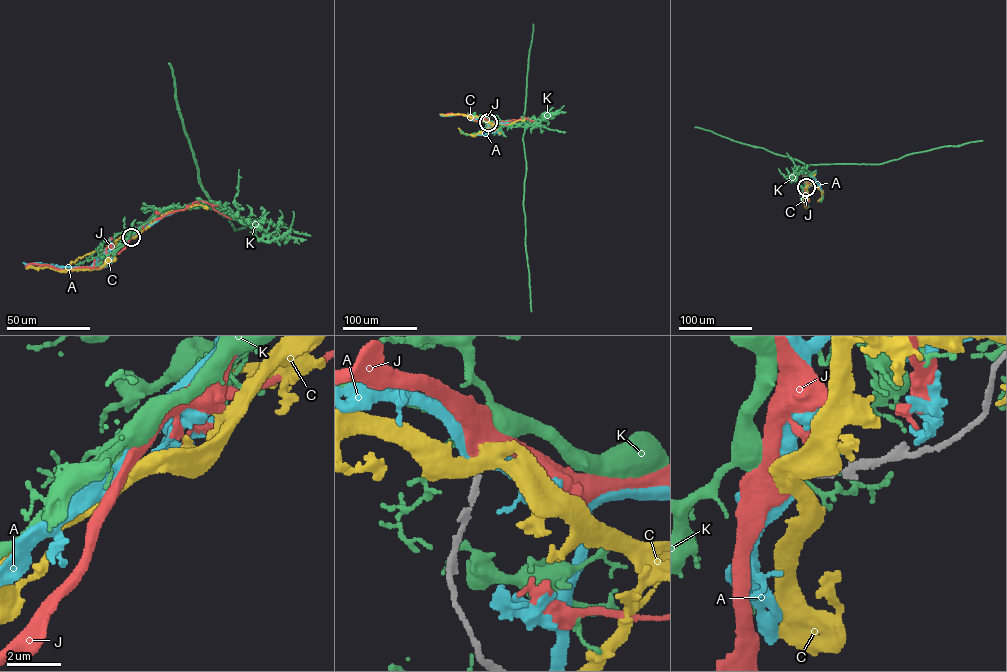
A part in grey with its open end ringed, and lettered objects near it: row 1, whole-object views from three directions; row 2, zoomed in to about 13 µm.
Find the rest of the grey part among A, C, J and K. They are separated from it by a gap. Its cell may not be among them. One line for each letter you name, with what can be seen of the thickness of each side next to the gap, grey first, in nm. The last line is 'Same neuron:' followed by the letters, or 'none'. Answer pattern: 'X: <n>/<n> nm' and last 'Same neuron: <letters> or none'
Same neuron: none

